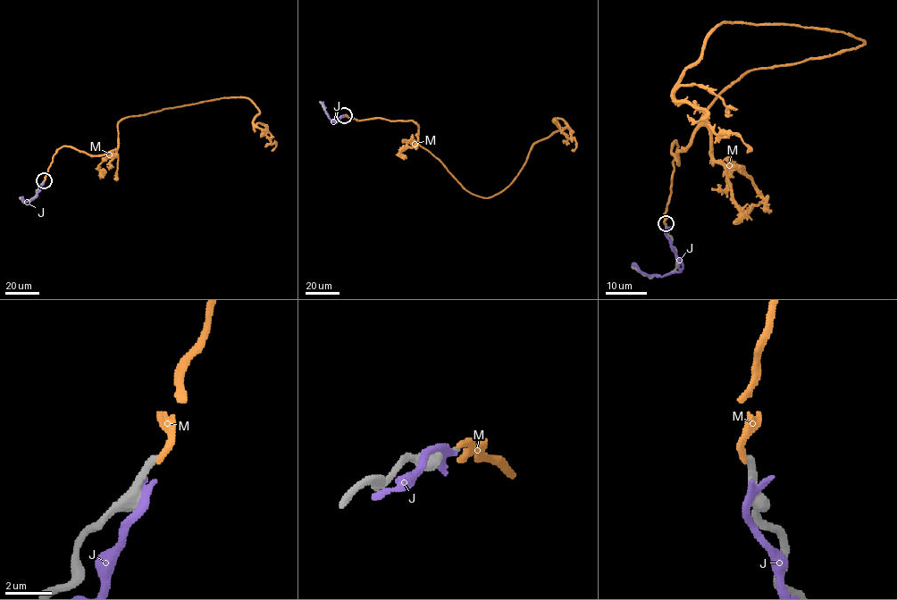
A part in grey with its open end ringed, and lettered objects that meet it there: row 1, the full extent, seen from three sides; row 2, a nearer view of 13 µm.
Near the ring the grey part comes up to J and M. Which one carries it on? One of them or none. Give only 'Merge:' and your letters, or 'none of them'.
Merge: none of them

